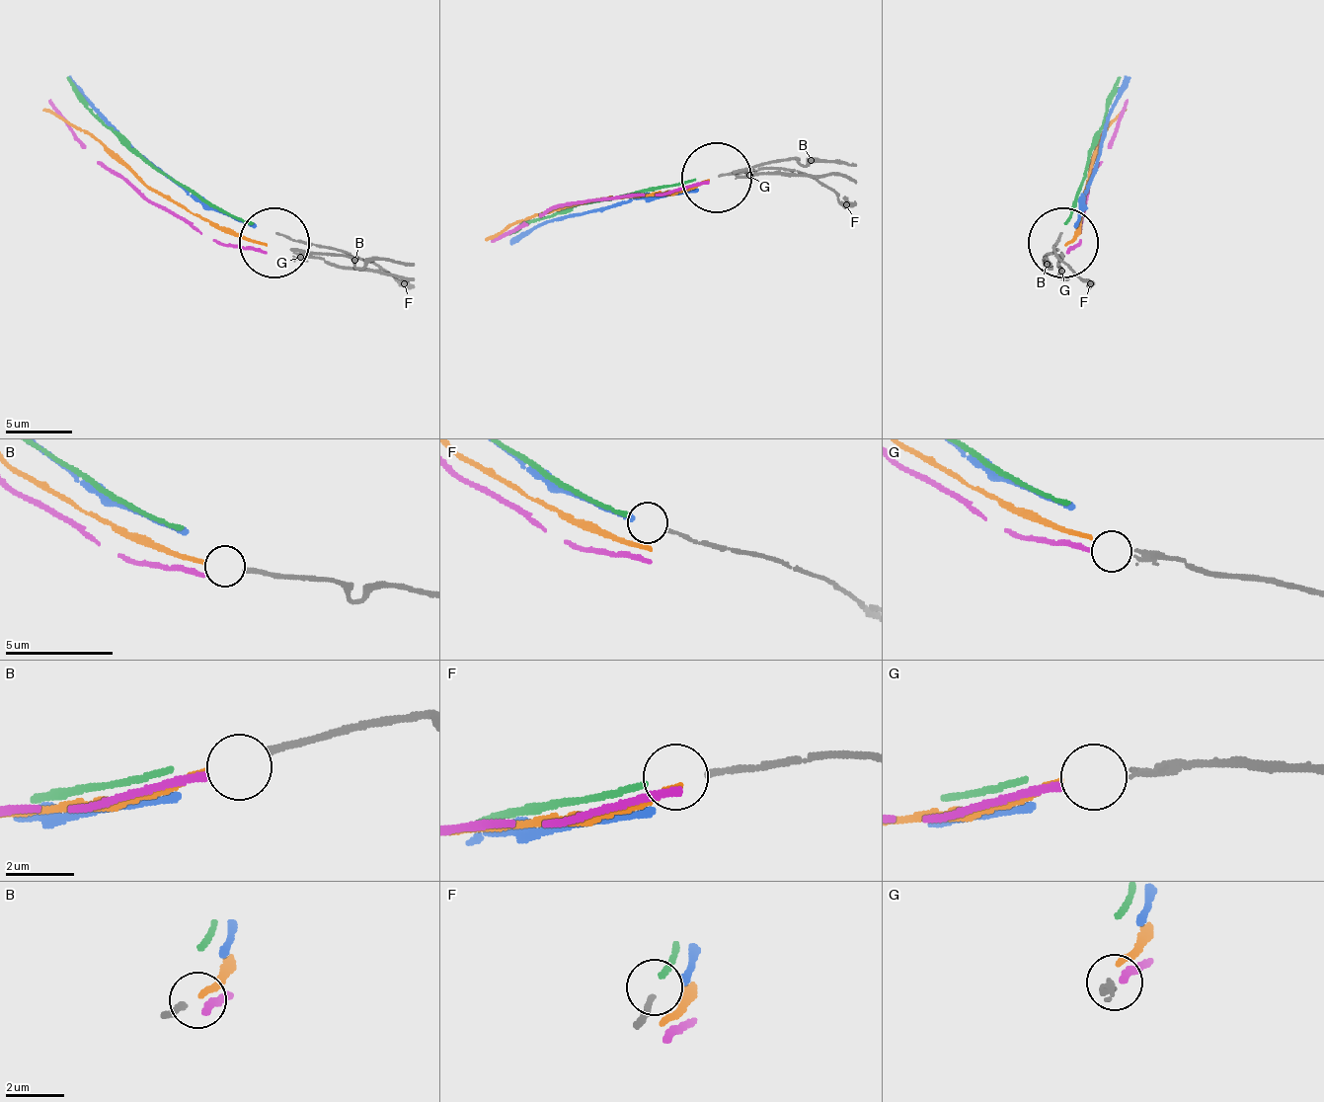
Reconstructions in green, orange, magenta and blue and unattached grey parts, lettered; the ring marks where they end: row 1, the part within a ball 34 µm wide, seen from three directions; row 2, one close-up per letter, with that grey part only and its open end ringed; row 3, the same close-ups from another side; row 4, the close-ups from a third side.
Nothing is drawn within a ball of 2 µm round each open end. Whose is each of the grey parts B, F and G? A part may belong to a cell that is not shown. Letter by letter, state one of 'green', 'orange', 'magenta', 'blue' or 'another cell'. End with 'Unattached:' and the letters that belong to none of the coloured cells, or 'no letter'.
B: orange
F: another cell
G: magenta
Unattached: F

